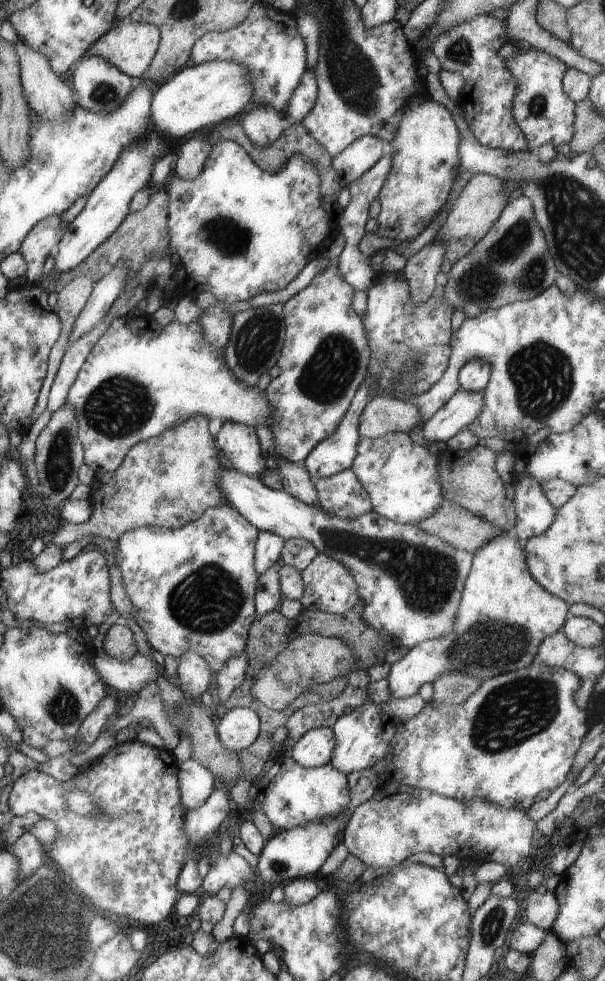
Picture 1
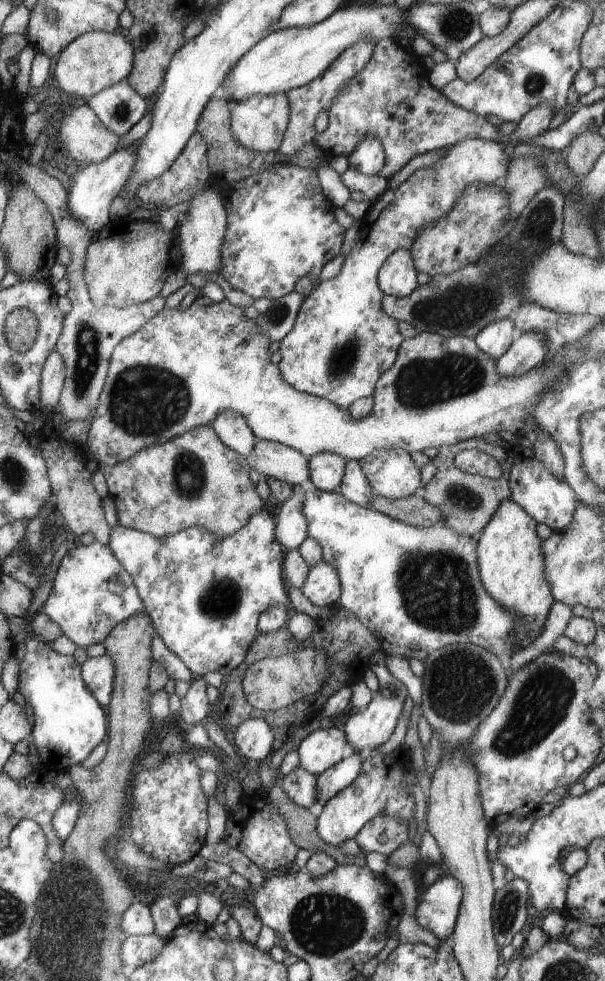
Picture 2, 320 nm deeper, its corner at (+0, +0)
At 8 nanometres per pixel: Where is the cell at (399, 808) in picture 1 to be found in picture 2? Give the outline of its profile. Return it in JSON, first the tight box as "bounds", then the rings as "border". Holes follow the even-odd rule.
{"bounds":[354,814,410,857],"border":[[[388,814],[374,816],[354,838],[361,851],[366,853],[376,852],[386,857],[395,852],[406,840],[410,840],[410,822],[396,820]]]}

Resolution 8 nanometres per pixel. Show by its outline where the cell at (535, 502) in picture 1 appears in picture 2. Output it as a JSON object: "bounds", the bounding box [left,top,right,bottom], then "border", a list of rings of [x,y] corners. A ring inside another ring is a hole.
{"bounds":[509,456,578,530],"border":[[[524,456],[509,472],[510,499],[528,514],[536,523],[542,523],[554,530],[562,530],[572,522],[578,500],[574,490],[564,479],[558,480],[540,460]]]}

